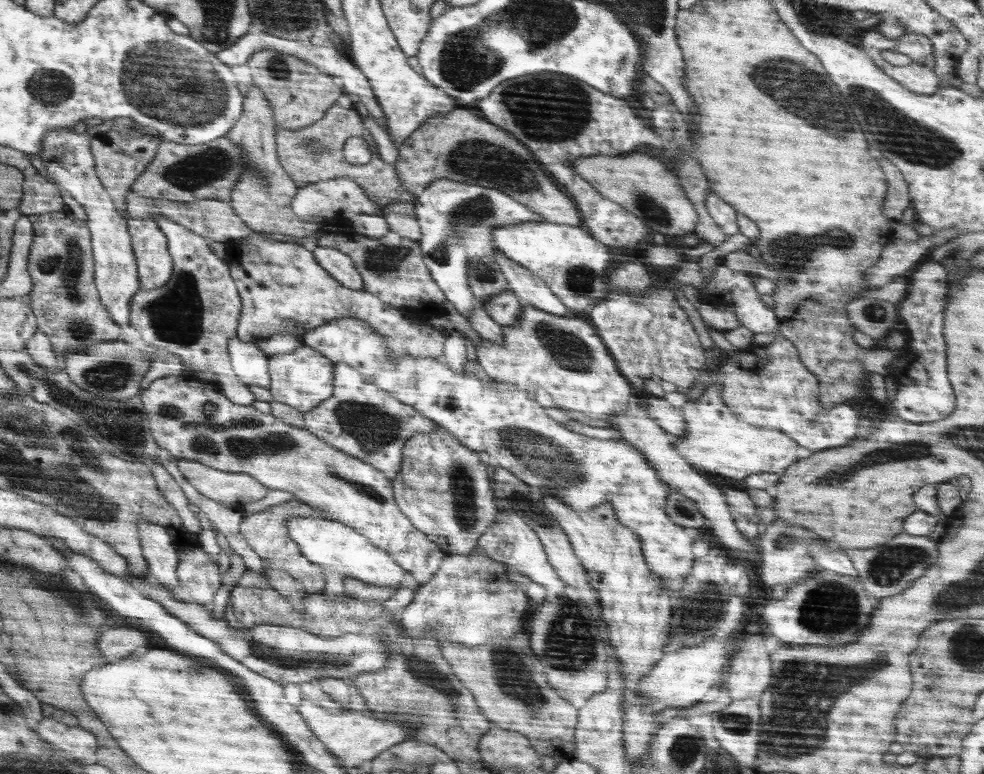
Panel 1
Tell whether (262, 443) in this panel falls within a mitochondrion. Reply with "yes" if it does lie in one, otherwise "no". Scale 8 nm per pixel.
yes

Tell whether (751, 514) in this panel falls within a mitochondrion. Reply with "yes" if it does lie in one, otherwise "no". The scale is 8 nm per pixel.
no

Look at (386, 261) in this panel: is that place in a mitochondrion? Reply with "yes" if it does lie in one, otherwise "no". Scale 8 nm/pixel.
yes

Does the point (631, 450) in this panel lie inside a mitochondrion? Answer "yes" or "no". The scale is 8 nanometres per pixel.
no

